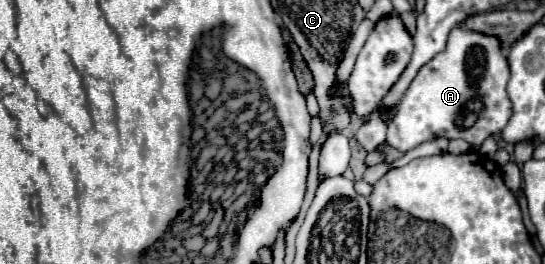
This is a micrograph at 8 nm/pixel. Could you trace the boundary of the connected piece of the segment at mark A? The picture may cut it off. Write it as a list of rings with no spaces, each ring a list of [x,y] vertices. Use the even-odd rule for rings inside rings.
[[[465,27],[451,29],[445,51],[419,69],[399,101],[397,115],[387,129],[387,143],[393,149],[409,151],[433,137],[447,137],[465,139],[473,151],[479,151],[483,141],[497,135],[511,119],[507,81],[507,55],[499,37],[479,35],[479,31],[467,31]]]

